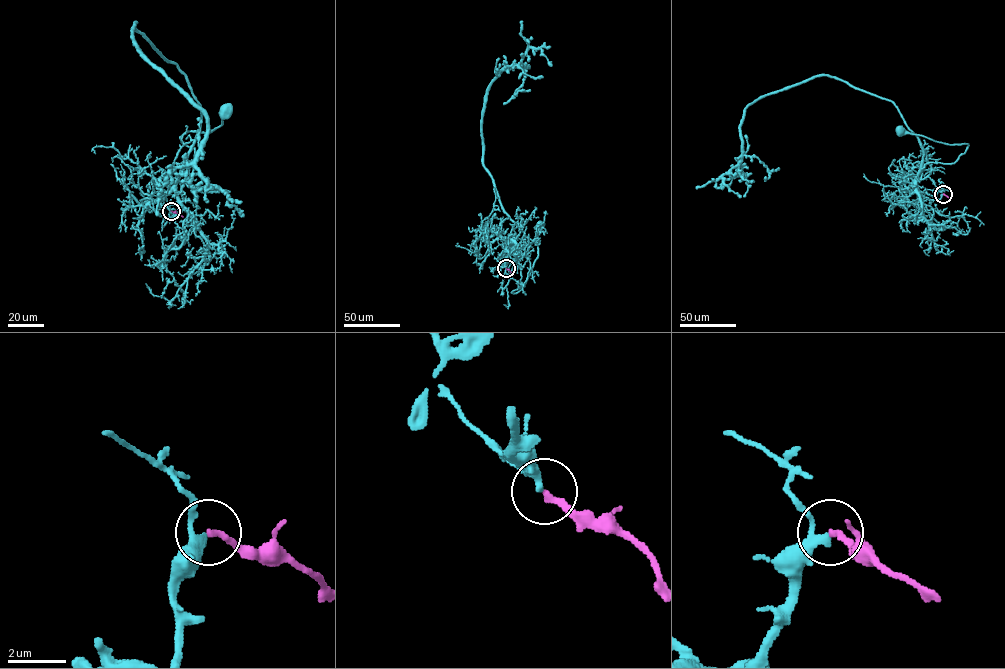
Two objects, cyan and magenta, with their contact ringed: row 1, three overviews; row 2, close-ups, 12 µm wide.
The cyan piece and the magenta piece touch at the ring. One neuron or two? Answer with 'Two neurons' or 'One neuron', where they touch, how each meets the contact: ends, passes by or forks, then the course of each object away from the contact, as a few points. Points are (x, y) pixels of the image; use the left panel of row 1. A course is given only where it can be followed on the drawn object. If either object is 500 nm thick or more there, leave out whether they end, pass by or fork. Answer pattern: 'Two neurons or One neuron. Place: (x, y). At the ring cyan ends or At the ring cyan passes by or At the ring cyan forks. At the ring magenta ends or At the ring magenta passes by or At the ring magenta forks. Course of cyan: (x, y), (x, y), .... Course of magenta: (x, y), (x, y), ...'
One neuron. Place: (171, 211). At the ring cyan passes by. At the ring magenta ends. Course of cyan: (171, 211), (166, 220), (182, 209), (181, 167), (196, 162), (181, 136), (216, 128), (226, 110). Course of magenta: (171, 211), (183, 217)

